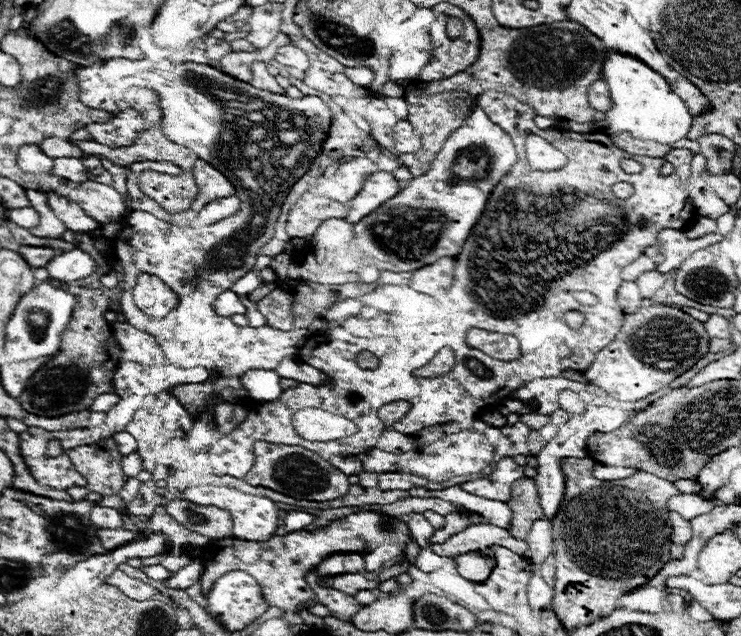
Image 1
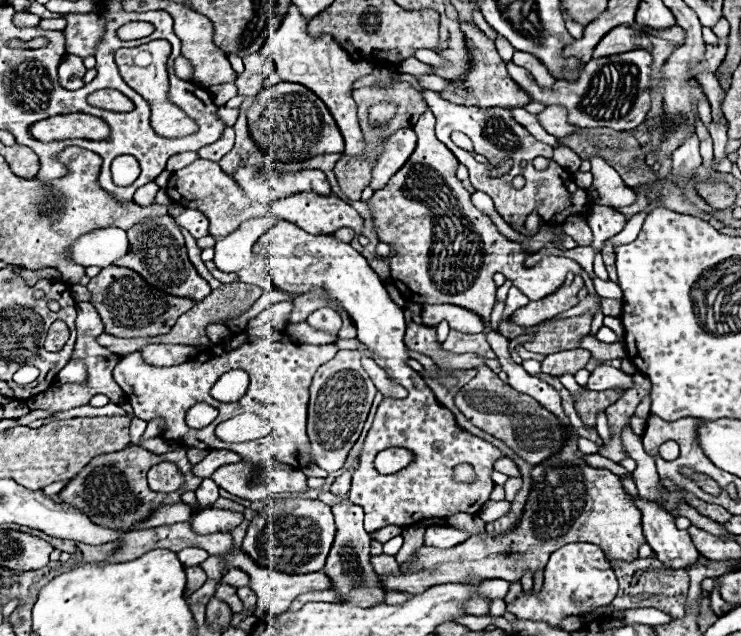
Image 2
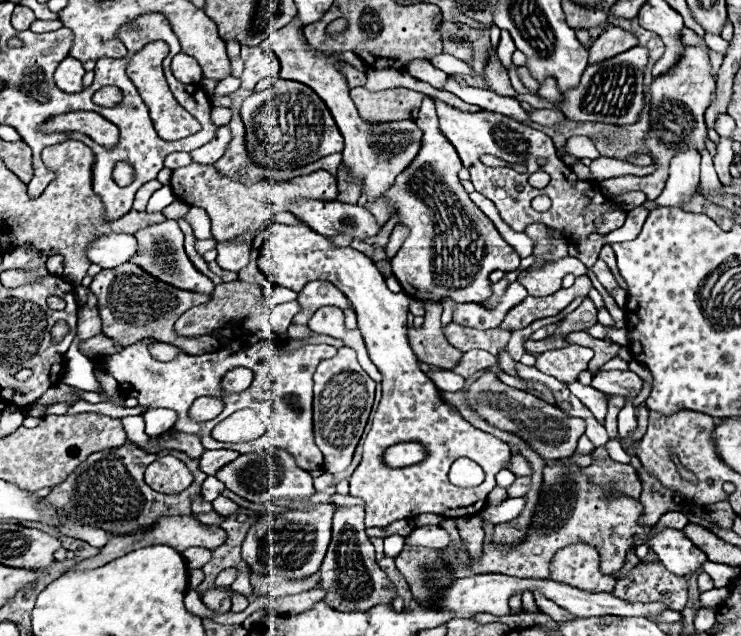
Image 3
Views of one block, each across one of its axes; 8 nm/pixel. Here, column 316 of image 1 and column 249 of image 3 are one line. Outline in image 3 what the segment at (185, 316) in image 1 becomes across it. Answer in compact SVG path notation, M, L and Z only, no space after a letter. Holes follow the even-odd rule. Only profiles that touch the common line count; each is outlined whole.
M278 80L272 88L254 92L244 100L240 114L246 128L246 150L250 158L260 166L282 168L282 144L286 144L286 152L292 146L292 152L296 152L296 164L300 166L312 164L328 154L342 152L344 148L342 134L338 132L336 122L332 120L326 104L308 86L296 84L292 80ZM290 122L296 122L296 128L290 128Z

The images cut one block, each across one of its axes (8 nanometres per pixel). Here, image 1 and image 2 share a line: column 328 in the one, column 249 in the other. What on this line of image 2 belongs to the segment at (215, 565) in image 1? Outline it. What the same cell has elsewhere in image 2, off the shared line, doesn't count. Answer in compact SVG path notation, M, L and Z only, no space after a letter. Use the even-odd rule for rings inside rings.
M278 498L268 502L250 522L242 548L258 566L270 566L288 574L308 574L324 568L334 536L336 526L330 506L318 499Z

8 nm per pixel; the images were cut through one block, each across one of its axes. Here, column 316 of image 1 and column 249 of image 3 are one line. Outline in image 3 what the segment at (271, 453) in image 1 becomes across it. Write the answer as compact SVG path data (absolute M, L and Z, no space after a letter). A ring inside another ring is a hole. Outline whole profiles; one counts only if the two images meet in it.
M284 450L272 452L272 454L242 454L234 462L230 462L218 470L218 480L224 480L228 490L232 490L234 494L238 494L244 500L254 502L254 504L268 502L274 498L302 500L302 498L310 498L314 494L312 476L306 470L298 468L294 464L294 458Z

